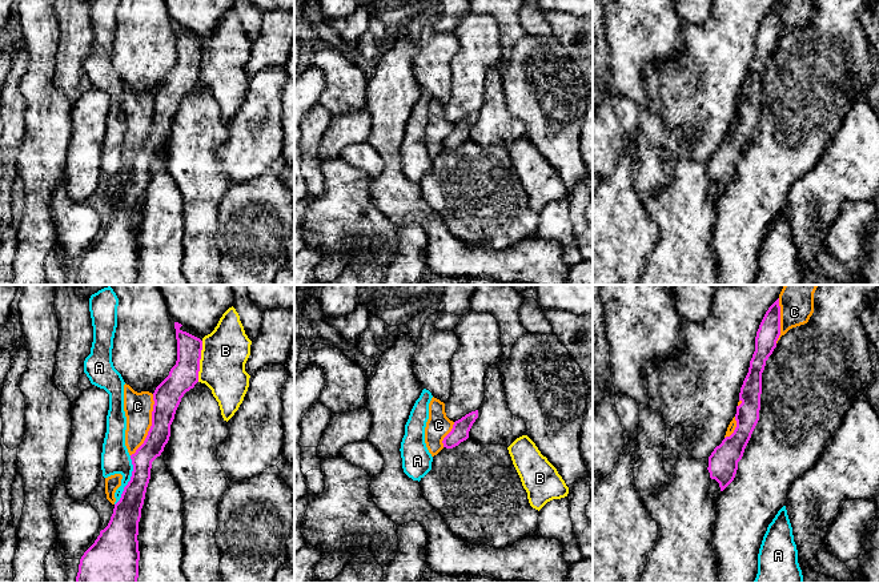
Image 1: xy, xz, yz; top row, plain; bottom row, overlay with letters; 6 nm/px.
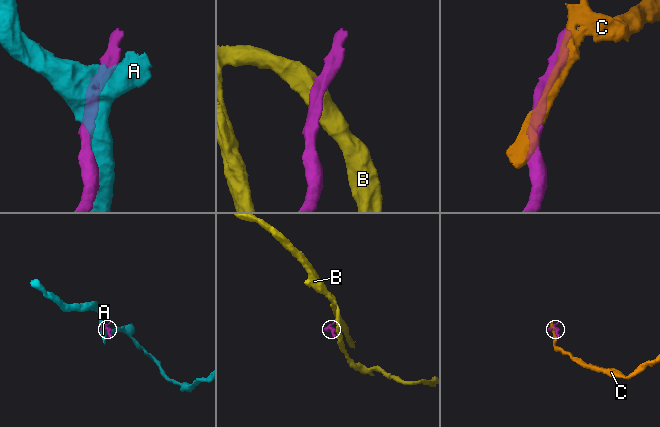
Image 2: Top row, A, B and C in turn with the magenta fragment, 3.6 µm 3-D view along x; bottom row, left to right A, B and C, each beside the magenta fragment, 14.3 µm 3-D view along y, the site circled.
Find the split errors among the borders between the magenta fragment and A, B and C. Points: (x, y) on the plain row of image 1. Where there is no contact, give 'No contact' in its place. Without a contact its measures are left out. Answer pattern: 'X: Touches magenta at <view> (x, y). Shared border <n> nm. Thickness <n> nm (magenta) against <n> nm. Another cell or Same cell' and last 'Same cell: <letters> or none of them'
A: Touches magenta at xy (129, 183). Shared border 320 nm. Thickness 170 nm (magenta) against 180 nm. Another cell
B: Touches magenta at xy (199, 63). Shared border 260 nm. Thickness 170 nm (magenta) against 280 nm. Another cell
C: Touches magenta at xy (152, 127). Shared border 400 nm. Thickness 170 nm (magenta) against 170 nm. Another cell
Same cell: none of them

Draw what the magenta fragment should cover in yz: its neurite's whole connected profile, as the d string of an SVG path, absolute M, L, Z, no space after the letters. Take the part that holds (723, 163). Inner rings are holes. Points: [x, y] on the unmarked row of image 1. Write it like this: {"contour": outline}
{"contour": "M779 0L768 9L766 13L755 39L755 53L750 63L748 75L743 83L739 95L739 102L742 104L736 108L736 129L730 138L726 138L719 148L714 150L709 158L709 174L710 180L719 185L721 193L723 193L735 180L738 172L738 164L742 161L744 150L751 140L751 136L759 122L760 112L760 96L762 96L762 75L766 68L766 63L772 56L776 49L776 43L780 37L780 8Z"}

